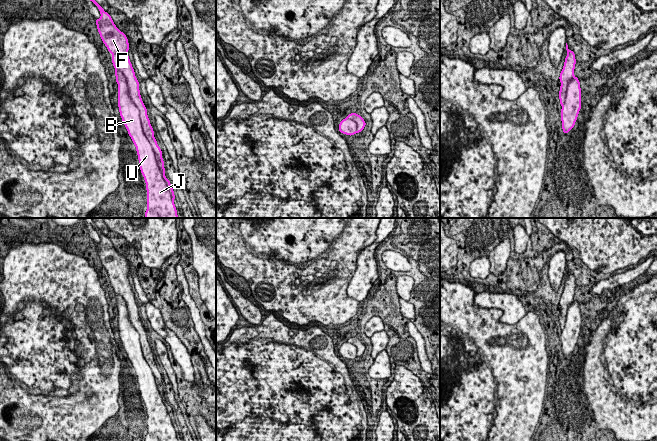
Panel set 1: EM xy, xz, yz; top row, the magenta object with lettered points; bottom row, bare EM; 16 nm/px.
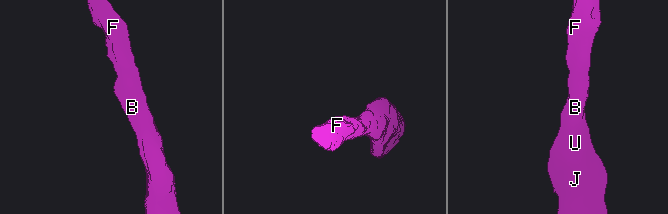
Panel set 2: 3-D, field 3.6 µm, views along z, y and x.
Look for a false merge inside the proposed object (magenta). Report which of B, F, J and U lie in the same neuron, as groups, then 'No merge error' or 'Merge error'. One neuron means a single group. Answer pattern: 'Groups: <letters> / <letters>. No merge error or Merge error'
Groups: B J U / F. Merge error

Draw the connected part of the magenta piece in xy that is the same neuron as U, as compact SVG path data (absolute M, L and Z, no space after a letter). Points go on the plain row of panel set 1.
M115 294L115 300L118 308L120 340L136 371L139 391L146 407L145 441L178 441L172 420L158 391L154 374L143 356L139 334L129 320L126 303L120 295Z

